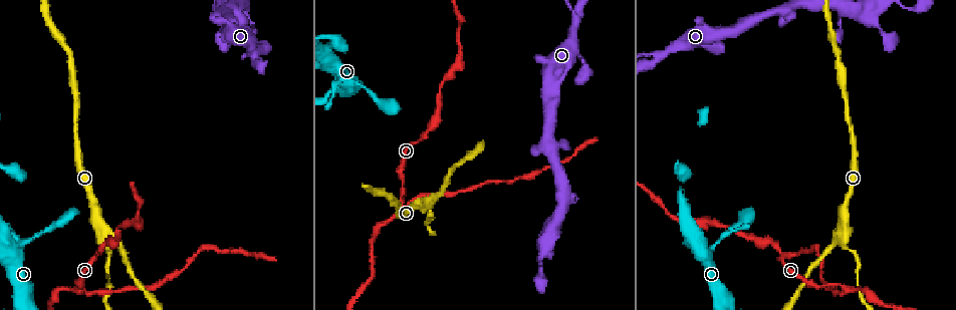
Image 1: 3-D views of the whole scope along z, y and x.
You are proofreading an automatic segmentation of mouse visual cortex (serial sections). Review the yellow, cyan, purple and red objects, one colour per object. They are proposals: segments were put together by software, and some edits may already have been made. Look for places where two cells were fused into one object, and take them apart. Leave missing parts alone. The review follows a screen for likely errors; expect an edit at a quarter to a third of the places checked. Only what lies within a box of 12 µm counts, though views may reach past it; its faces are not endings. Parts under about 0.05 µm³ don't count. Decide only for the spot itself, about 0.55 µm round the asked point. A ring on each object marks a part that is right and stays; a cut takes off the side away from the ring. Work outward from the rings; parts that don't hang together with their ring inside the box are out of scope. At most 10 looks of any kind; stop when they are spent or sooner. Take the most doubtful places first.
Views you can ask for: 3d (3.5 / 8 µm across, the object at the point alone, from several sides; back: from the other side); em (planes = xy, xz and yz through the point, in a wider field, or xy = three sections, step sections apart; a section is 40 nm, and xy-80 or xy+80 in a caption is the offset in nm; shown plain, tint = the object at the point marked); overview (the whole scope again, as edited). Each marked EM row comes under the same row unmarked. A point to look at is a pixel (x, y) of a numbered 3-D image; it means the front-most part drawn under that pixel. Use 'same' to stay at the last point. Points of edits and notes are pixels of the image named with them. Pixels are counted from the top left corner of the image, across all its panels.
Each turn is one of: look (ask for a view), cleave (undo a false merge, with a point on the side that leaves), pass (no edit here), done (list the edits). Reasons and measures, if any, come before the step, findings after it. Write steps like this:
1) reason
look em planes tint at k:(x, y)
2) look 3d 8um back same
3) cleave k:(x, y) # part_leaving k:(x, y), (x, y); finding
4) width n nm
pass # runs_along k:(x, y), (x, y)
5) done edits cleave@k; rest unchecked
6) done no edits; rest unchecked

side arm on a straight run
look 3d 8um back at 1:(848, 289)

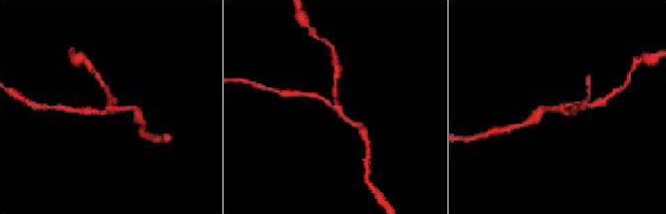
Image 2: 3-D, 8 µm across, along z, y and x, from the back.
zoom in
look 3d 3.5um back at 2:(561, 110)

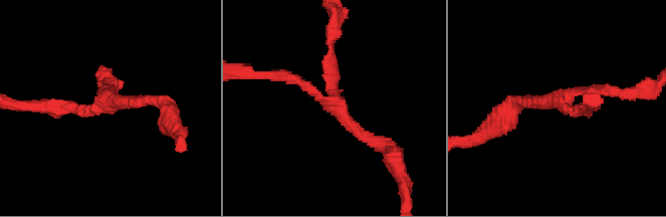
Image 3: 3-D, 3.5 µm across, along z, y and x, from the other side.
arms 3
pass # runs_along 3:(328, 44), (331, 103), (276, 74); one cell here

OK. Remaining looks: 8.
abrupt turn
look 3d 8um back at 1:(25, 243)

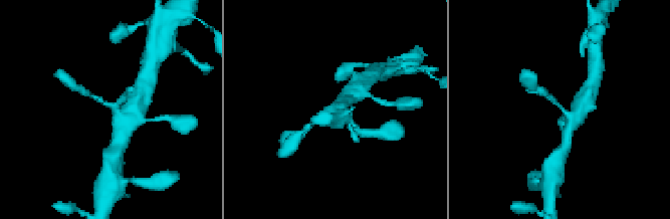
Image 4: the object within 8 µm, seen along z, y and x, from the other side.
zoom in
look 3d 3.5um at 4:(111, 105)

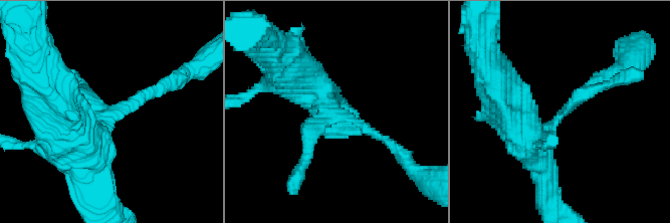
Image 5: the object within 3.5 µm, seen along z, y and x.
need the tissue
look em xy step 2 tint at 5:(112, 114)

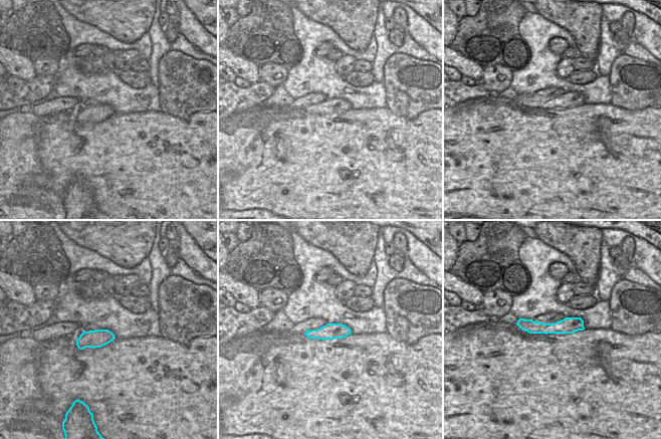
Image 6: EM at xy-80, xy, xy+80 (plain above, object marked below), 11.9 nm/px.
pass # runs_along 5:(87, 162), (108, 116), (164, 87); continuous, no second cell

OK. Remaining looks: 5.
three arms meet
look 3d 3.5um at 1:(429, 202)

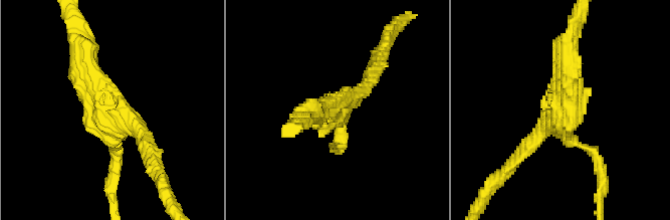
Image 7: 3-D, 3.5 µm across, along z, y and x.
arms 3; arm_widths 150, 250, 400 nm; now the EM
look em xy step 1 tint at 7:(339, 109)

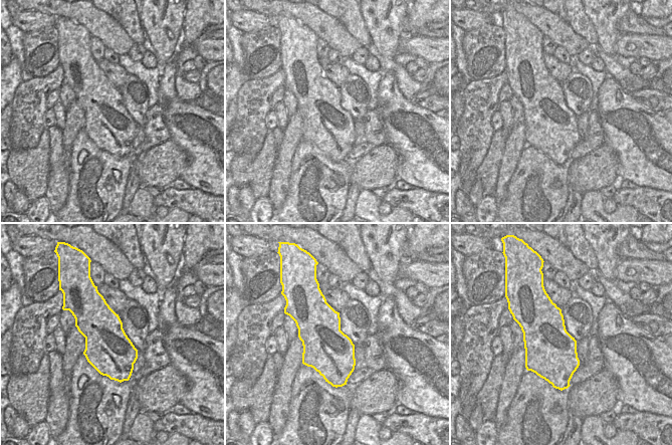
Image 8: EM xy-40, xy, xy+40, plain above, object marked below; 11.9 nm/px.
look em planes tint same

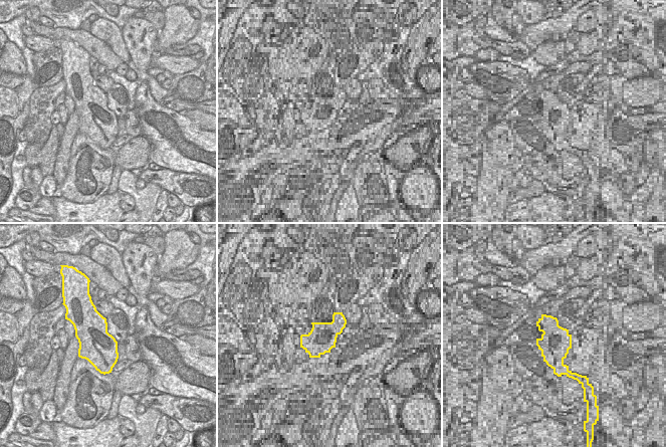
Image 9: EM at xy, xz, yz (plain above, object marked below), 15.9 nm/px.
pass # runs_along 7:(84, 53), (102, 103), (150, 153); all the same cell

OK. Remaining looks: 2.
thin neck
look 3d 3.5um back at 1:(252, 27)

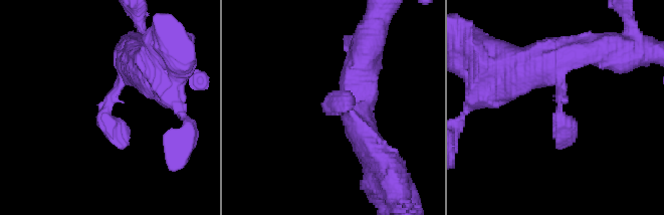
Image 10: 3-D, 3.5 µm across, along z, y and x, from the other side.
need the tissue
look em planes tint at 10:(557, 110)

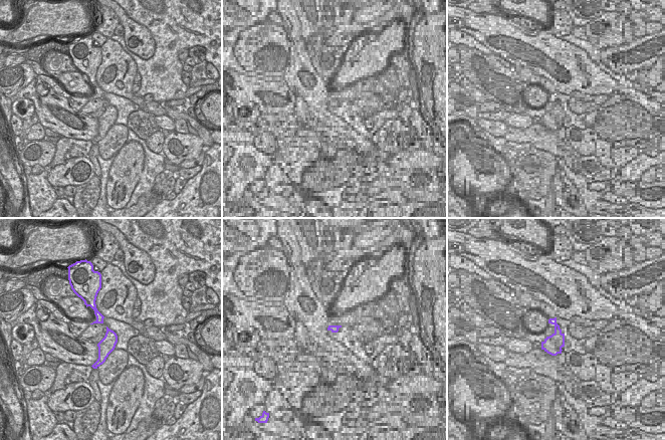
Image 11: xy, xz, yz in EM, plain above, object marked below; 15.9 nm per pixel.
pass # runs_along 10:(131, 53), (106, 105), (125, 146); all the same cell

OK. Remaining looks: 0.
done no edits; rest unchecked

